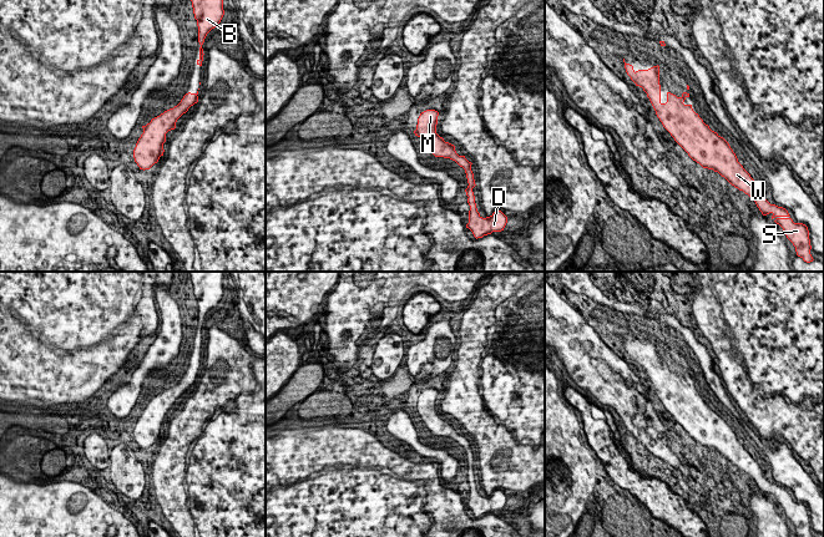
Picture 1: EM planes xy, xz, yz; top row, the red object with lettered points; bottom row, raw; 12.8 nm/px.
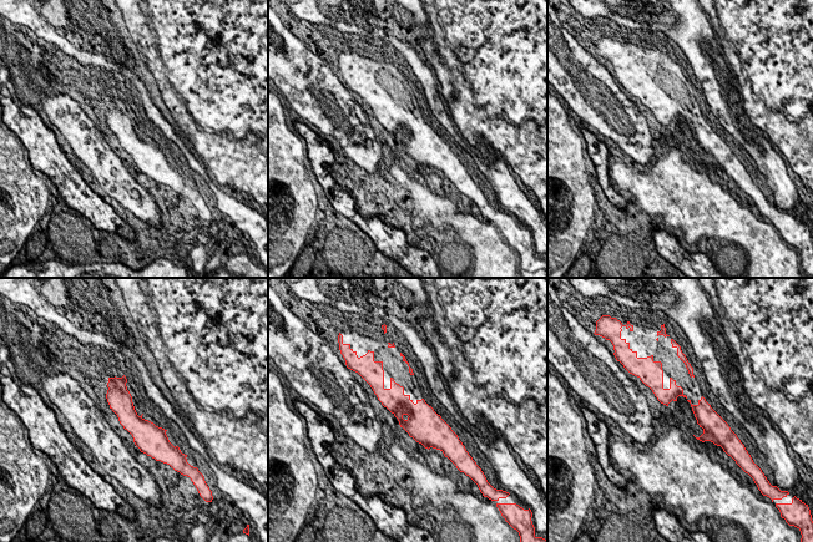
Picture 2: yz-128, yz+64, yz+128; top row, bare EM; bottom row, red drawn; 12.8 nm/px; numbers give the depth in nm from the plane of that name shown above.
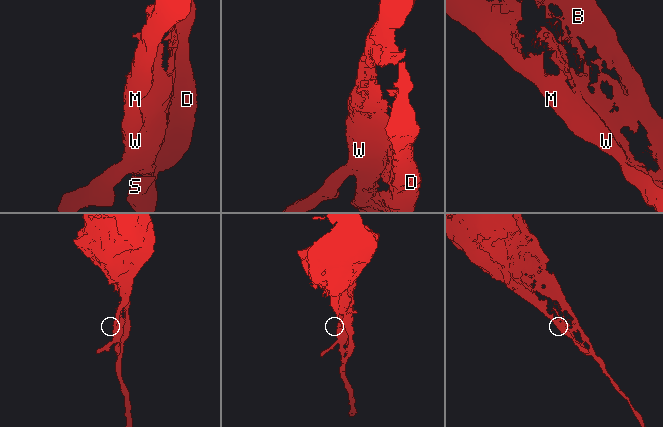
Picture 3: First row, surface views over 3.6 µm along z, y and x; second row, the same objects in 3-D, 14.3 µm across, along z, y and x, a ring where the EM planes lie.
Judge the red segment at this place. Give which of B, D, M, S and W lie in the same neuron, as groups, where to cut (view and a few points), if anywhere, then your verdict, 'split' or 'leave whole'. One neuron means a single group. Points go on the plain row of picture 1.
B D M S W; no cut; leave whole

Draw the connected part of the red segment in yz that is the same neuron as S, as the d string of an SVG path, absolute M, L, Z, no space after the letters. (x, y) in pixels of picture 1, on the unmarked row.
M625 341L625 348L636 365L642 366L647 373L663 406L688 435L703 447L718 451L732 465L748 473L763 495L772 492L772 498L775 498L774 501L783 507L787 517L795 526L797 535L813 537L808 506L794 502L785 487L770 483L764 477L758 462L738 441L729 422L703 401L693 390L692 384L683 383L689 373L683 371L681 376L677 376L667 371L667 381L662 383L658 344L635 350L632 344Z

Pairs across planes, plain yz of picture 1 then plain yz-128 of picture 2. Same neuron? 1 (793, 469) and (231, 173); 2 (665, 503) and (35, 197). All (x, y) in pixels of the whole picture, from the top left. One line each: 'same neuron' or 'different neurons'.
1: different neurons
2: different neurons

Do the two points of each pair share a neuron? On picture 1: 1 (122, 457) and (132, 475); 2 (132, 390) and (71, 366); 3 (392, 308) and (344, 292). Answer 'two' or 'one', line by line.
1: one
2: two
3: one

